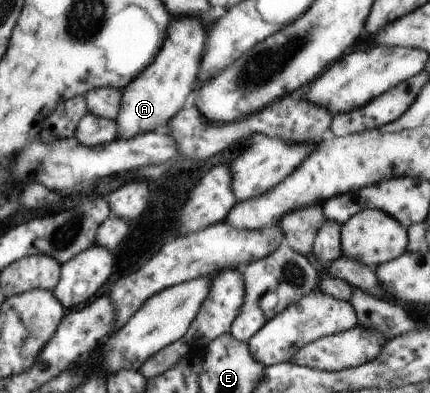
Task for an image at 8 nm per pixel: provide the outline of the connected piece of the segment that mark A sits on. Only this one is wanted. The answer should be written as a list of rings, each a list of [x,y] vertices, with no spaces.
[[[171,16],[166,41],[159,54],[156,54],[155,61],[122,90],[122,101],[115,119],[118,124],[117,138],[128,140],[136,137],[136,134],[166,126],[168,120],[186,105],[186,96],[194,88],[195,79],[198,77],[204,36],[207,35],[208,28],[209,26],[204,26],[204,22],[200,22],[200,18],[196,16]]]

